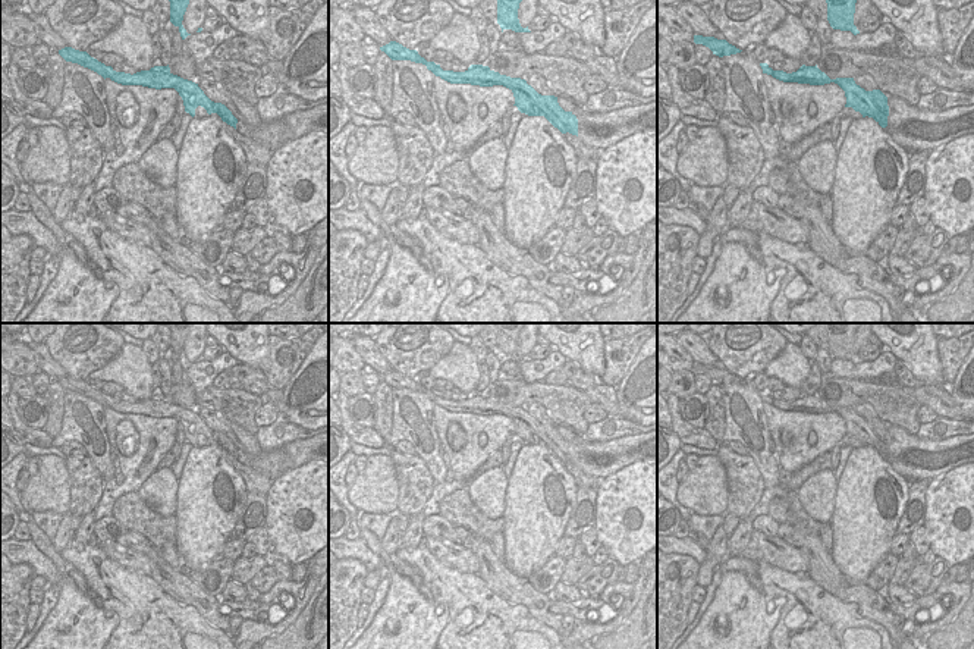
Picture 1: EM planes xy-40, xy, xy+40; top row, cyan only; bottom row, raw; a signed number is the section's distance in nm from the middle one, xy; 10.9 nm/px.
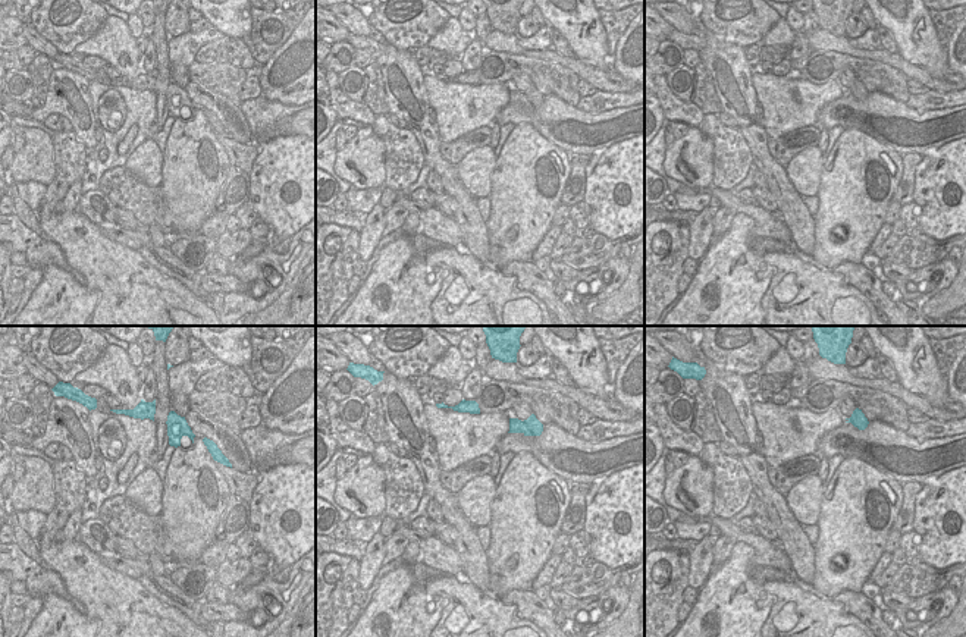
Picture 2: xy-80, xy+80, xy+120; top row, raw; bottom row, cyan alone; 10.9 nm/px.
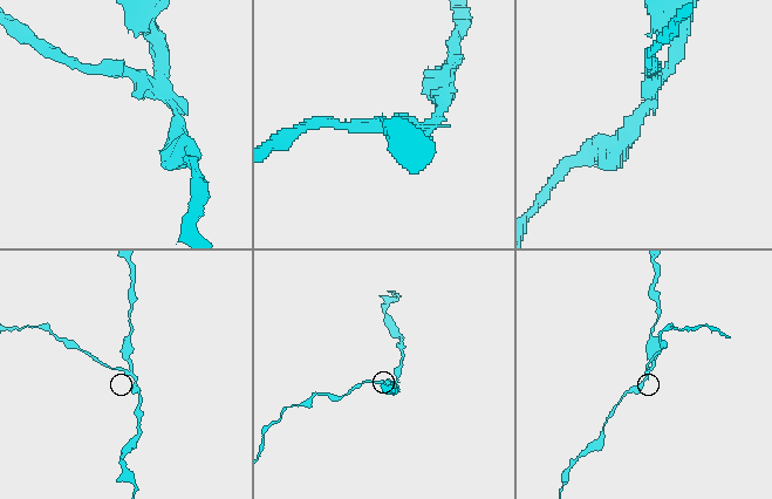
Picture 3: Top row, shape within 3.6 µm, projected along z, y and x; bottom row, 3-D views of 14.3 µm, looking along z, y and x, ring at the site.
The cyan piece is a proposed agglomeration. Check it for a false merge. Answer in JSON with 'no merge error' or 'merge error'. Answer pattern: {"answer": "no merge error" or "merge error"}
{"answer": "merge error"}

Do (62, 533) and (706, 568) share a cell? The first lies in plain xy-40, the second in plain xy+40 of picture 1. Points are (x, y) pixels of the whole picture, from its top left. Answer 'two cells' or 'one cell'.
one cell

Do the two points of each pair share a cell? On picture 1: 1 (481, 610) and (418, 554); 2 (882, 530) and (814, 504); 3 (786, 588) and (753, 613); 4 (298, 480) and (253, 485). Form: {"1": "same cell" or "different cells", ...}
{"1": "same cell", "2": "different cells", "3": "different cells", "4": "different cells"}

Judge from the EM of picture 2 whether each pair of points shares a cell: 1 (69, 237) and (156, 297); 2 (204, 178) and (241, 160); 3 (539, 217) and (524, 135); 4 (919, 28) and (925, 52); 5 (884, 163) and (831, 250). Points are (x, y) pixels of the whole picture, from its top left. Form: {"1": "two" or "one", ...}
{"1": "one", "2": "two", "3": "one", "4": "one", "5": "one"}

